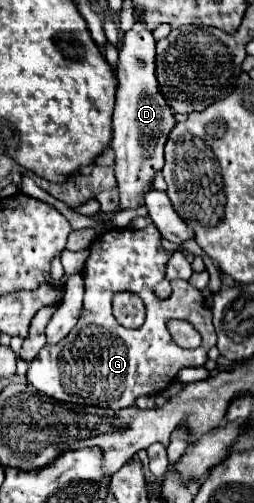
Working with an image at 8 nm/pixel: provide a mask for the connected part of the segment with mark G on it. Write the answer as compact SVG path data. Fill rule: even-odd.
M156 225L144 229L108 229L98 235L82 269L86 281L82 315L60 343L42 347L30 363L28 381L38 391L58 401L124 409L132 407L140 395L164 391L180 369L204 365L208 361L208 349L216 345L216 331L202 293L186 281L172 281L174 293L166 301L160 301L152 293L152 287L166 277L170 257L172 253L164 251L162 235ZM118 291L132 291L144 301L146 321L140 329L126 329L114 319L112 297ZM170 319L182 319L196 327L202 335L202 345L198 349L178 347L166 327Z

